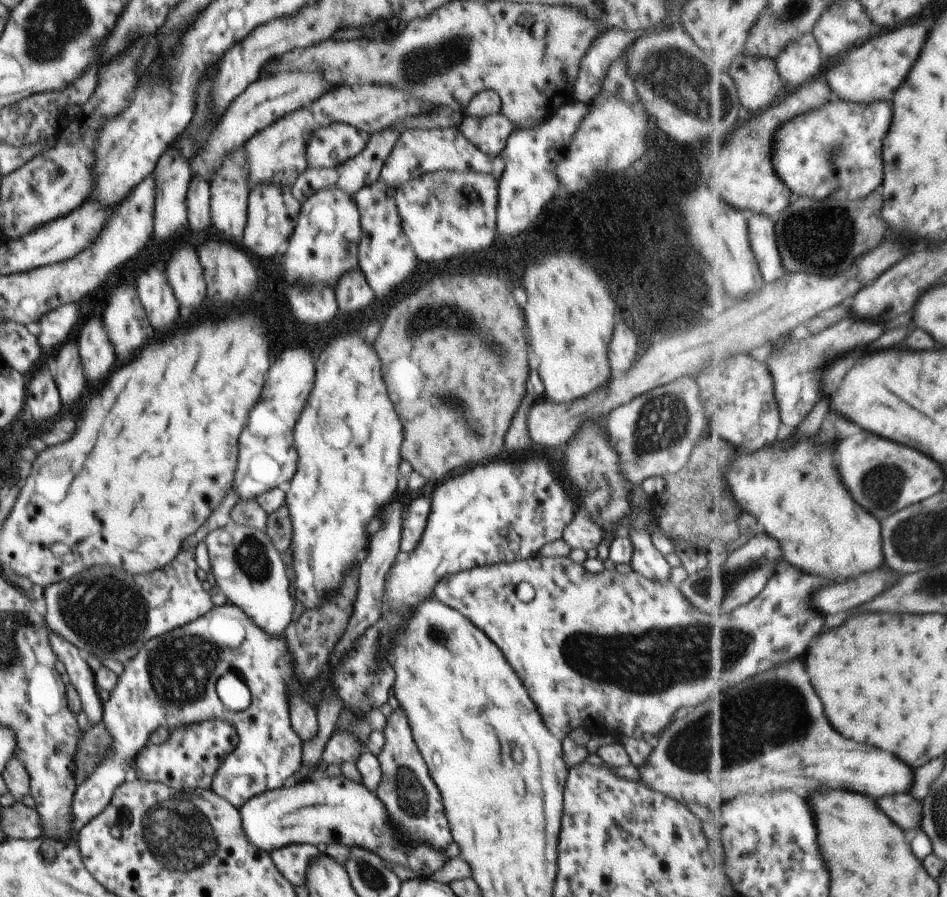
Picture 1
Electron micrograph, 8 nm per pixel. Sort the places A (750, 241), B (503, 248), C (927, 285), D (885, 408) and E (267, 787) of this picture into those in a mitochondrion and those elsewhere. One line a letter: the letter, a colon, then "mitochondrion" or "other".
A: other
B: other
C: other
D: other
E: other

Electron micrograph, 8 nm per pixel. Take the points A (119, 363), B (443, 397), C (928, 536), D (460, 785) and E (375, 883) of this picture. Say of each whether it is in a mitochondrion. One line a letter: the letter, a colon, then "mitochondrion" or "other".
A: other
B: mitochondrion
C: mitochondrion
D: other
E: mitochondrion

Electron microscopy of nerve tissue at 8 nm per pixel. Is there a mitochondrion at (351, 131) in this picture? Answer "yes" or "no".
no

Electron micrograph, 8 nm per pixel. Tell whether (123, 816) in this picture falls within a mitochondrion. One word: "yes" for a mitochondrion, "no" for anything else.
yes

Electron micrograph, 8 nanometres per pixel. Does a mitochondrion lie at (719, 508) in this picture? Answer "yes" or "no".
no

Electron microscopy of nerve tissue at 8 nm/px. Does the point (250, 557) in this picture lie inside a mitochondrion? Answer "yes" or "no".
yes

